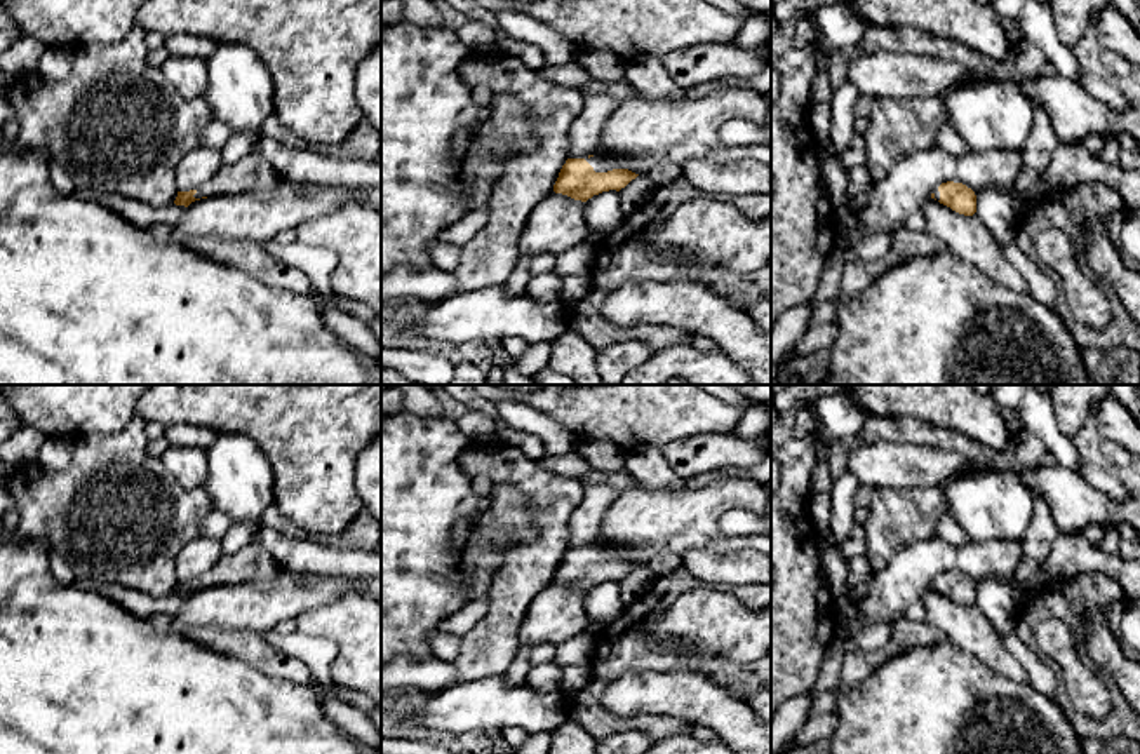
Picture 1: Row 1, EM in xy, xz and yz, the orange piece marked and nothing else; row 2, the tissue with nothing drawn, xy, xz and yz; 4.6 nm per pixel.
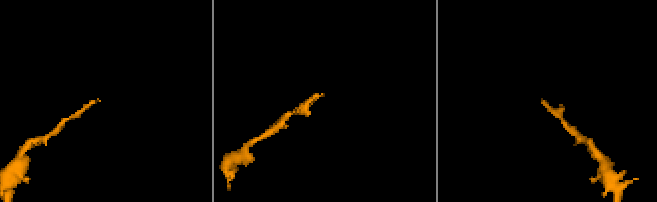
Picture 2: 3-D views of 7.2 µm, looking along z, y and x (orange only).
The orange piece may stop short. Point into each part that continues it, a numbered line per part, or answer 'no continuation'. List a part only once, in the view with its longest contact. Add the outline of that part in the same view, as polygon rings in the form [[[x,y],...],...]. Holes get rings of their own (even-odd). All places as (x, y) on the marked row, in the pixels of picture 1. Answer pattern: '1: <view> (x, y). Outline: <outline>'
1: xz (599, 162). Outline: [[[595,153],[593,157],[585,157],[585,160],[593,167],[595,172],[607,172],[613,171],[620,160],[614,158],[613,155],[599,155]]]

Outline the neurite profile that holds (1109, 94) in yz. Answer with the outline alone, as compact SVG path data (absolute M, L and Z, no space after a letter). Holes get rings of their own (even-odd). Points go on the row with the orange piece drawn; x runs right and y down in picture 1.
M1083 71L1076 82L1114 111L1128 111L1133 108L1116 85L1093 73Z

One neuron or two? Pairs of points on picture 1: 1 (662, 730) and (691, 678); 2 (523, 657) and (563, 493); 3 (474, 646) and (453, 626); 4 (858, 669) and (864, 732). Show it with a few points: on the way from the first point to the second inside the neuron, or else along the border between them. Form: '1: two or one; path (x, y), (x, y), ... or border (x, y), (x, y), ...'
1: two; border (662, 716), (674, 720)
2: two; border (519, 648), (505, 673)
3: two; border (488, 603), (488, 612), (460, 638)
4: two; border (891, 657), (850, 686), (832, 711)

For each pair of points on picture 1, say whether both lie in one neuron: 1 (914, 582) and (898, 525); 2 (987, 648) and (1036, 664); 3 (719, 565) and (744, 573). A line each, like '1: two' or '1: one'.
1: two
2: two
3: one

